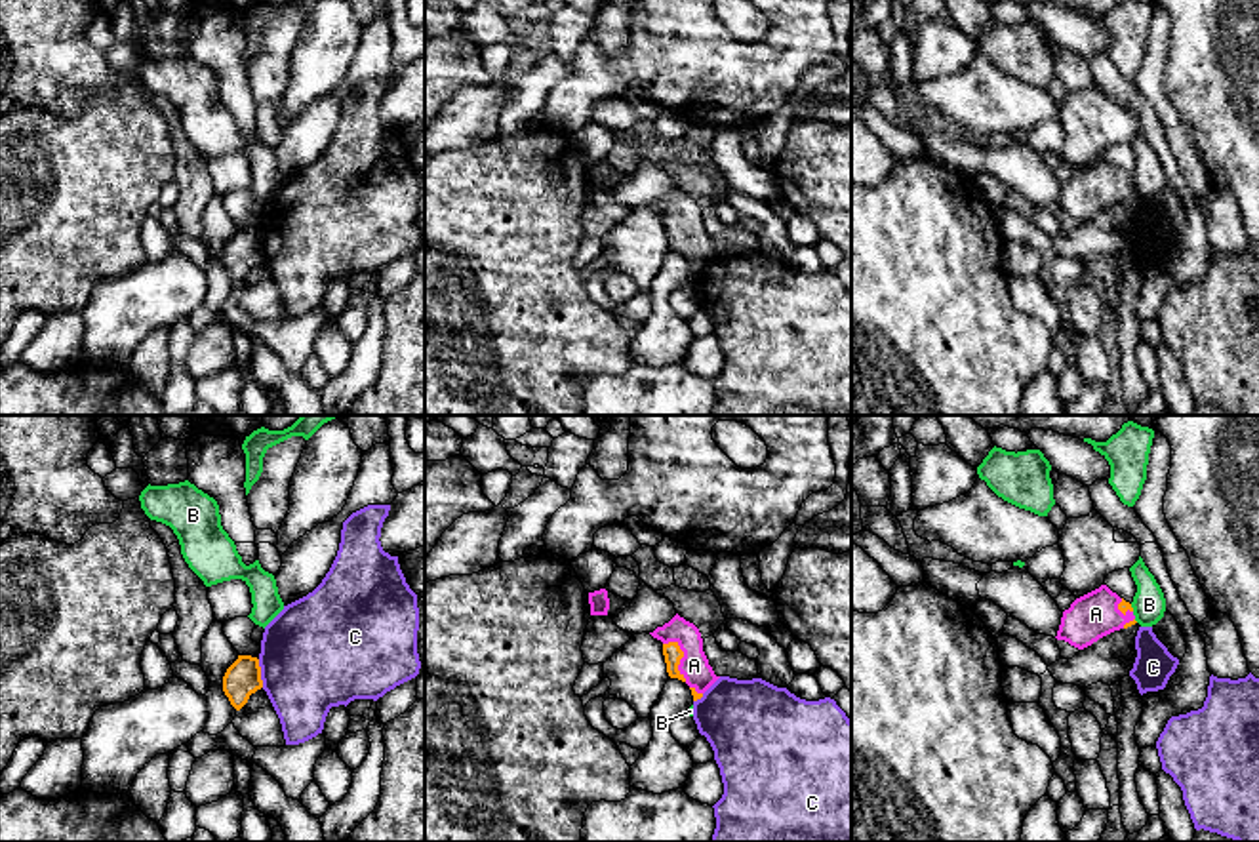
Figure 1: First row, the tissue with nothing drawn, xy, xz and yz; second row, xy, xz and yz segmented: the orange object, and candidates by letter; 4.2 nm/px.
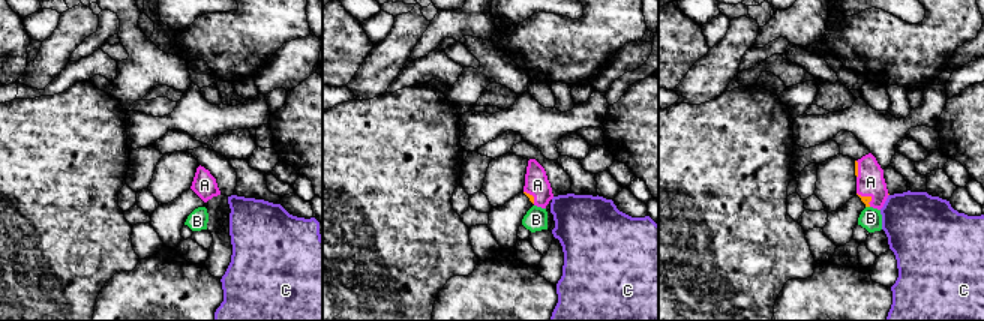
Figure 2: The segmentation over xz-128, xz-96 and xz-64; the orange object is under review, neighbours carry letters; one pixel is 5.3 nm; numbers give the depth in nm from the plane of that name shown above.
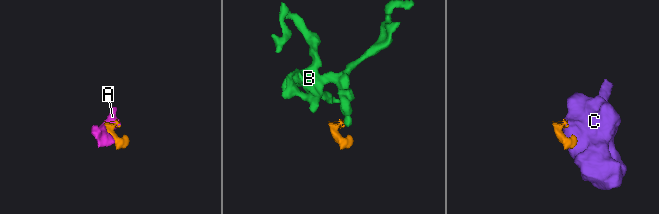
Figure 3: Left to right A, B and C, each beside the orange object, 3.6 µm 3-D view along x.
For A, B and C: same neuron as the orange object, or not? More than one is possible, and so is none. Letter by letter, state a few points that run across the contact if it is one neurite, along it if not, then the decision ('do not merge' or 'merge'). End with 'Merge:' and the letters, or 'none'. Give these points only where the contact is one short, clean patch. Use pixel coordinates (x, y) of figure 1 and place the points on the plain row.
A: merge
B: line yz (1130, 178), (1134, 183); do not merge
C: do not merge
Merge: A

